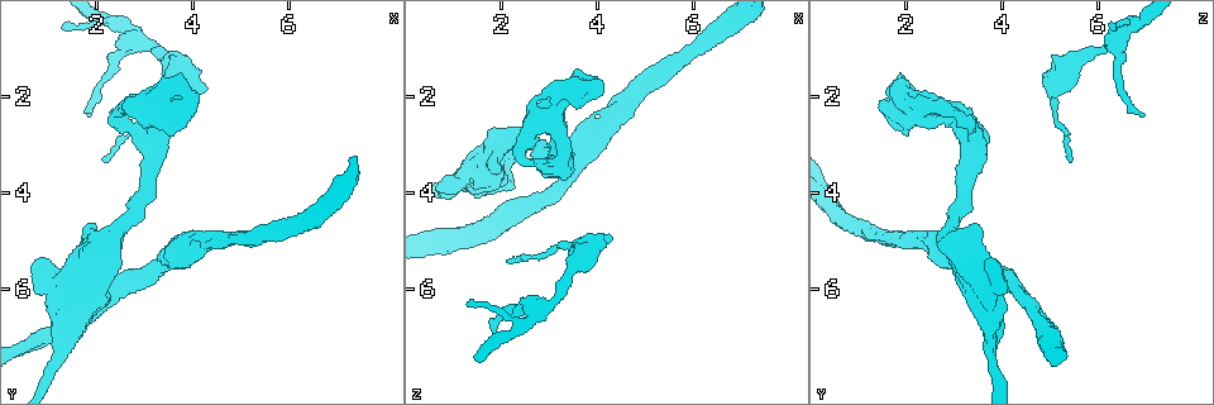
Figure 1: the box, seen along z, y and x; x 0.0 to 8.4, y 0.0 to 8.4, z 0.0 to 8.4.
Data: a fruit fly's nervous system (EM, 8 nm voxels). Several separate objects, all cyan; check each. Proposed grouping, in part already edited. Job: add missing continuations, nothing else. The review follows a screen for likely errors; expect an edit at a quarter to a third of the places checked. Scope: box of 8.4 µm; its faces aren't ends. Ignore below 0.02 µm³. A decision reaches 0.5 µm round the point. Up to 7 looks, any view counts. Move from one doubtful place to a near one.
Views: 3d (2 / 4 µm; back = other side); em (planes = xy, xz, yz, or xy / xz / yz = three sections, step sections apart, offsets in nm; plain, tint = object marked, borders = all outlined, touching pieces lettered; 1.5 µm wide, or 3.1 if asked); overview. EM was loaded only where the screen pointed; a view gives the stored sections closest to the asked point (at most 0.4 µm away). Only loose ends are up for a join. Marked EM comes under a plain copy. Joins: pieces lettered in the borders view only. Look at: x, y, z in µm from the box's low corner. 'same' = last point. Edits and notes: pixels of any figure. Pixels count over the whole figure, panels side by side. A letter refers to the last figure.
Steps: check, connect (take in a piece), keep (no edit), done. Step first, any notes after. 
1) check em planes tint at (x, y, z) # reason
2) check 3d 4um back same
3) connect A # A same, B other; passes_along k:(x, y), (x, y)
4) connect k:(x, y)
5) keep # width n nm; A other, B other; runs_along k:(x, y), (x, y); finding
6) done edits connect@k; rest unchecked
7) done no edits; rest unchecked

check em planes borders at (1.35, 0.60, 6.35) # thin end

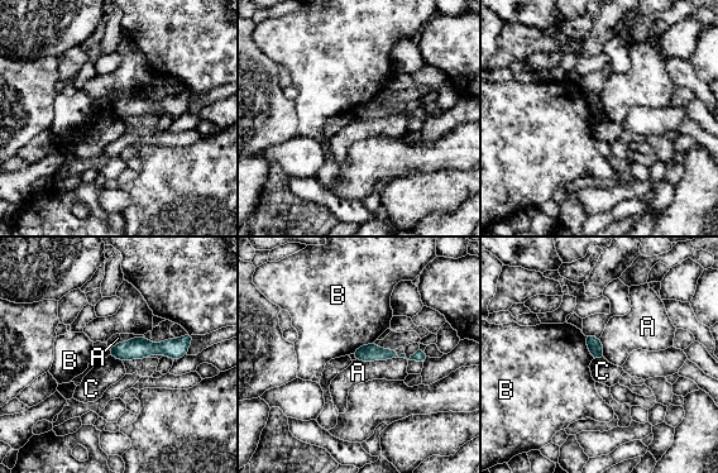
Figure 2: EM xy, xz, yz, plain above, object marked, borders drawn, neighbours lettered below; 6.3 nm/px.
keep # A other, B other, C other; no lettered piece goes on from it

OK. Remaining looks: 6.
check 3d 4um at (2.15, 3.35, 5.45) # long arm stops here

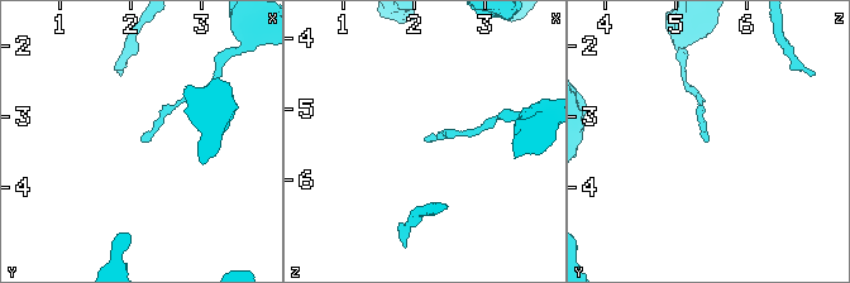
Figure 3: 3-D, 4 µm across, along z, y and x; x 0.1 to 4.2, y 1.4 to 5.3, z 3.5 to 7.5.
check em xz step 8 borders at (2.15, 3.35, 5.40)

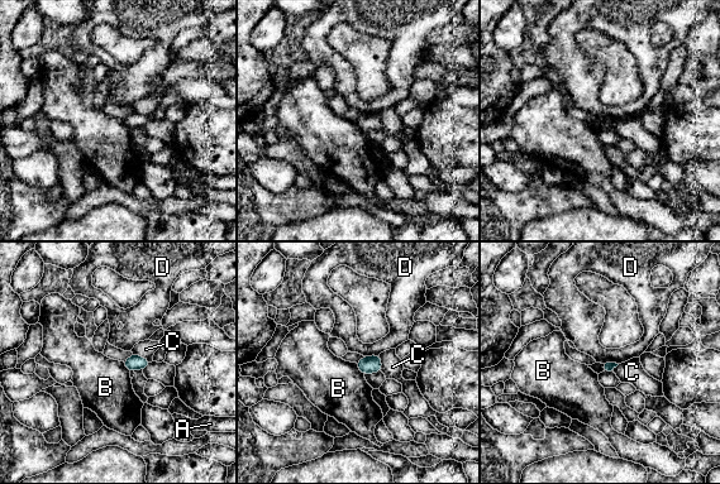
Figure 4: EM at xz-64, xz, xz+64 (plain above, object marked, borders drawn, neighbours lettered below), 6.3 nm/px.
check em planes borders same

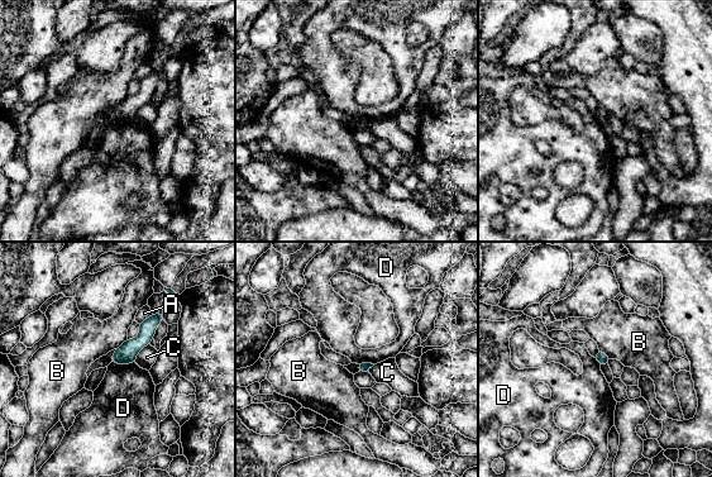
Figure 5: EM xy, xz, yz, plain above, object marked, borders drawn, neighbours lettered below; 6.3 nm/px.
keep # longest_contact C 160 nm; A other, B other, C other, D other; border 5:(111, 361), (119, 365), (134, 363); none of them fits

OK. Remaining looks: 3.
check 3d 2um at (4.30, 1.85, 4.95) # free end

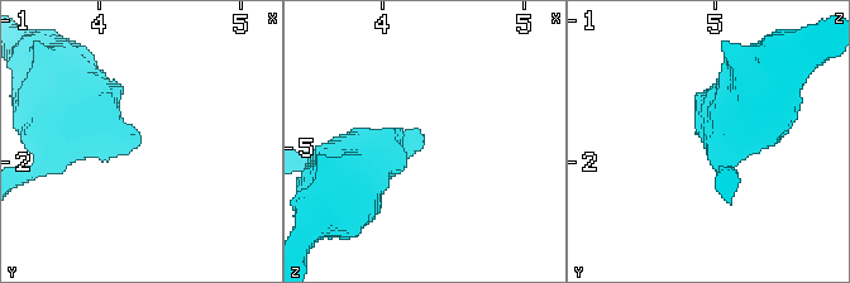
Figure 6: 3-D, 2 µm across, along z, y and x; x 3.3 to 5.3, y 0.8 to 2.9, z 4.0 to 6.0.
check em planes borders at (4.28, 1.84, 4.92)

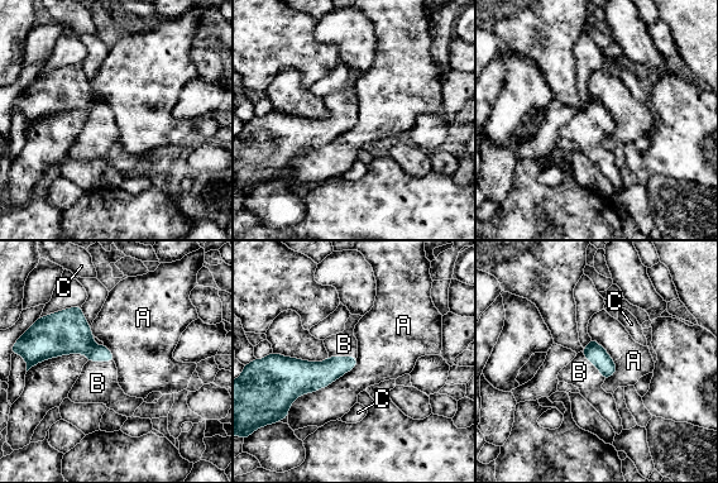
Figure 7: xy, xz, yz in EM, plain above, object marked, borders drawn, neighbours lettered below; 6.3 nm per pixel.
connect B # A other, B same, C other; passes_along 7:(594, 353), (593, 366), (579, 372); the neuron continues

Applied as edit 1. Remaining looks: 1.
done edits connect@7; rest unchecked

